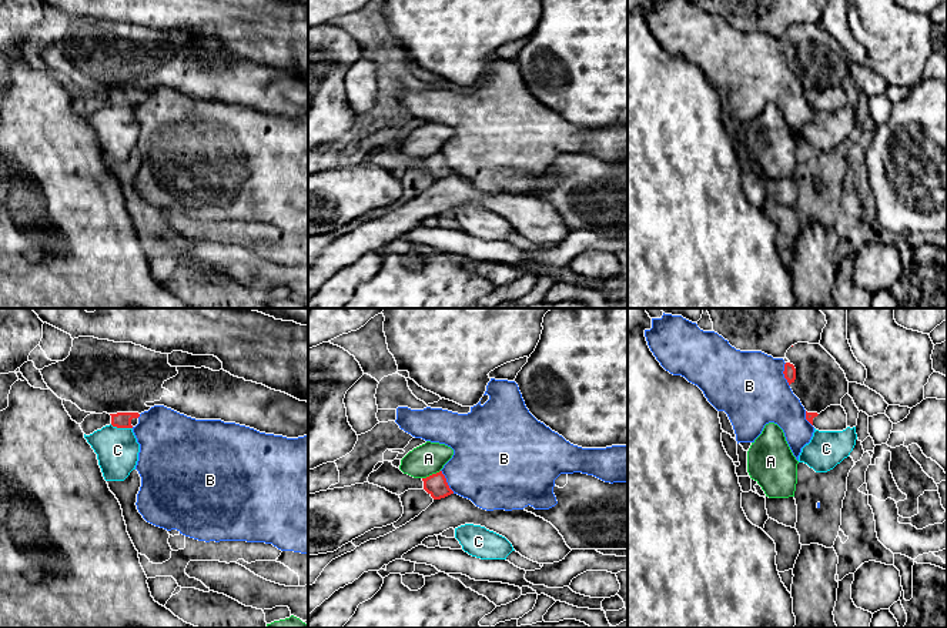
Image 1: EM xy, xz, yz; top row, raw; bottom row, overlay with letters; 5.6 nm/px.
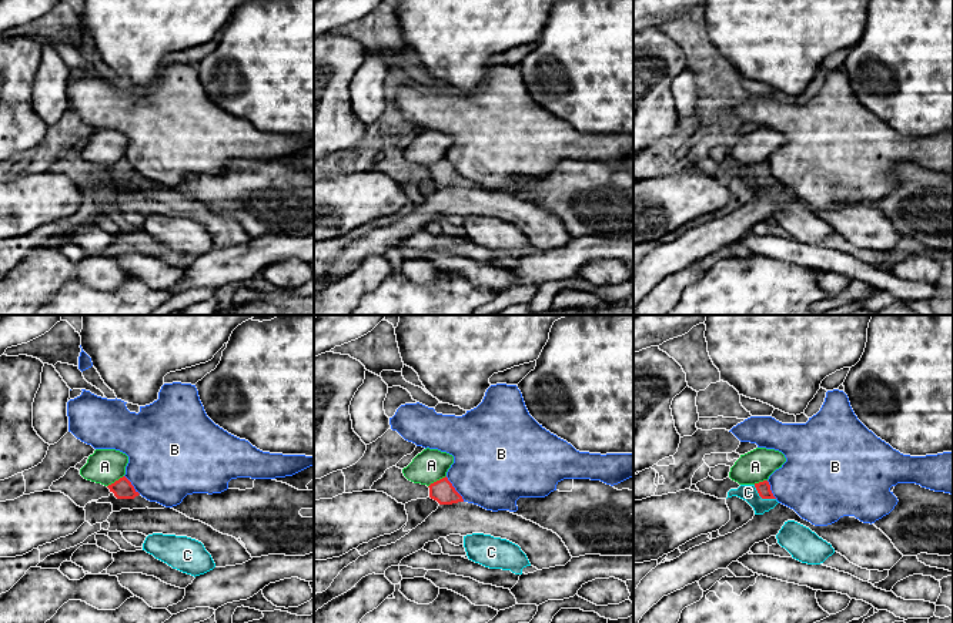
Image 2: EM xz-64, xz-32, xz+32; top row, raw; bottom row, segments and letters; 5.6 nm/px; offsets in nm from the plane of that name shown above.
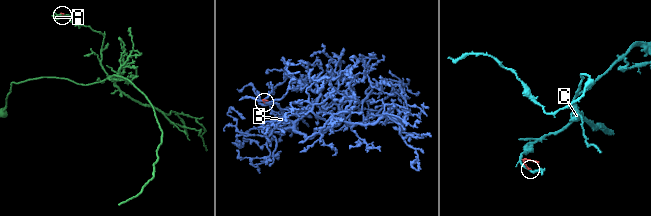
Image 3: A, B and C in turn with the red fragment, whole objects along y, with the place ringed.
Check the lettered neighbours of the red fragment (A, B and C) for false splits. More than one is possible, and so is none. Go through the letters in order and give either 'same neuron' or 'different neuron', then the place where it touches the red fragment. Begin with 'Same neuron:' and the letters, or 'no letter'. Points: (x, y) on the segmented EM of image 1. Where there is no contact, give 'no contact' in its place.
Same neuron: no letter
A: different neuron; meets red in xz at (432, 474)
B: different neuron; meets red in xz at (445, 481)
C: different neuron; meets red in xy at (121, 427)

